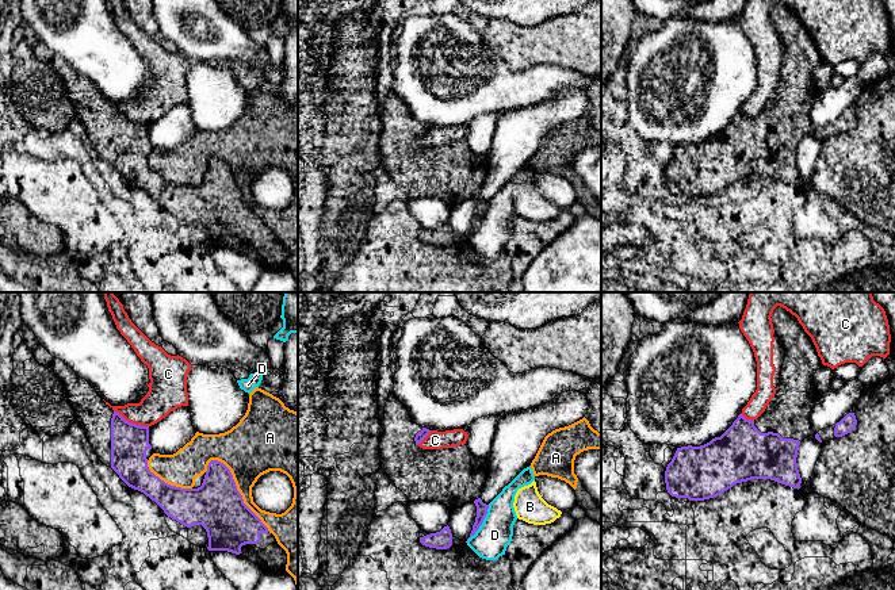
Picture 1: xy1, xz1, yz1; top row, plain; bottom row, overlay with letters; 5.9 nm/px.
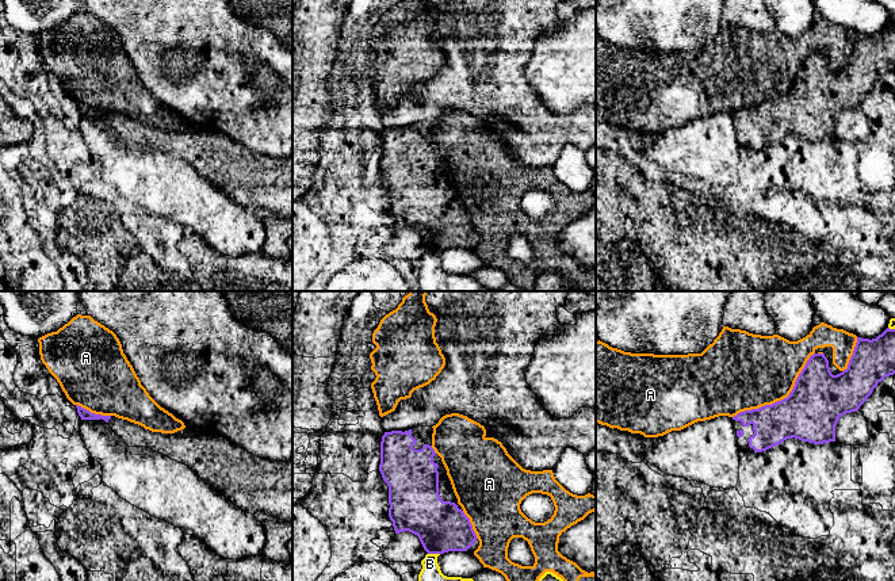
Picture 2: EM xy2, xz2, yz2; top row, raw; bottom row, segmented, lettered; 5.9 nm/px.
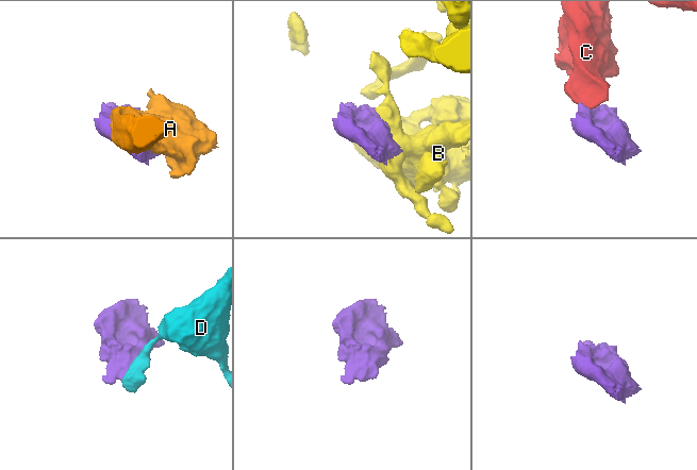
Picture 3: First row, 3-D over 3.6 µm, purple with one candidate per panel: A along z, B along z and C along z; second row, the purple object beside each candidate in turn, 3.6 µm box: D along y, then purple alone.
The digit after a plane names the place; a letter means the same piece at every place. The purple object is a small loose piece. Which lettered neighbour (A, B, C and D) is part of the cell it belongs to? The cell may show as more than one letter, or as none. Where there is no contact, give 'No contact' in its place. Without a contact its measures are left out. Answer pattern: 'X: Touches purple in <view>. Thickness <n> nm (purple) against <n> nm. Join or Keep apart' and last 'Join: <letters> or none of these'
A: Touches purple in yz2. Thickness 340 nm (purple) against 440 nm. Keep apart
B: Touches purple in xz2. Thickness 300 nm (purple) against 110 nm. Keep apart
C: Touches purple in xy1. Thickness 220 nm (purple) against 190 nm. Keep apart
D: Touches purple in xz1. Thickness 70 nm (purple) against 200 nm. Keep apart
Join: none of these

